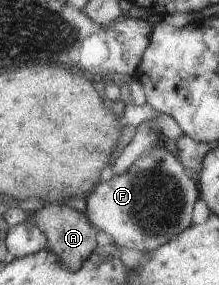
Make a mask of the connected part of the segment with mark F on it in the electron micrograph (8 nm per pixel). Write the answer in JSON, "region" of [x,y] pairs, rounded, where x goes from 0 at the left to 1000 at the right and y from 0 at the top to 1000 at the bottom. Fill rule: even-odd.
{"region":[[[721,502],[658,547],[621,565],[548,614],[493,618],[425,656],[429,667],[393,684],[393,761],[452,811],[475,811],[511,832],[511,846],[548,870],[626,874],[644,884],[689,884],[717,867],[767,853],[826,811],[877,786],[877,733],[909,698],[913,674],[877,625],[849,611],[840,579],[767,523]]]}

